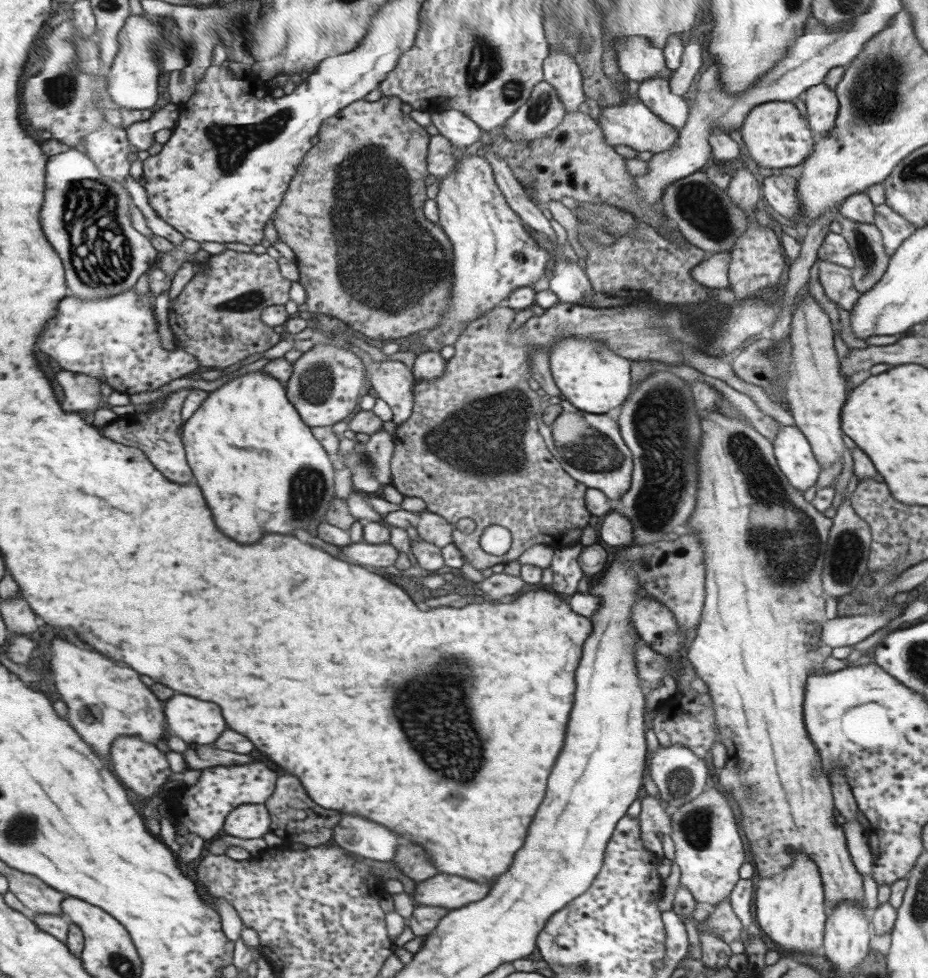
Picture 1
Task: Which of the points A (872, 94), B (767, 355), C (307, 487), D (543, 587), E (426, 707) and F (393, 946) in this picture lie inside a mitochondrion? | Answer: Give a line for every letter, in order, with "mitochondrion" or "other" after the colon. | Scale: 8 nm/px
A: mitochondrion
B: mitochondrion
C: mitochondrion
D: other
E: mitochondrion
F: other

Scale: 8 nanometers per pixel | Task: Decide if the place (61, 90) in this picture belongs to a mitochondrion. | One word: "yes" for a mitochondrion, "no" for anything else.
yes

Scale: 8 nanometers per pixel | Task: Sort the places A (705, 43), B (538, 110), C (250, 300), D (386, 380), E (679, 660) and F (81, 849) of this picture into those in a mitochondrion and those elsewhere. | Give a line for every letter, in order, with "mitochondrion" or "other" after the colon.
A: other
B: mitochondrion
C: mitochondrion
D: other
E: other
F: other

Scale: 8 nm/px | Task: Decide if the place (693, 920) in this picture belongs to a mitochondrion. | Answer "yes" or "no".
no

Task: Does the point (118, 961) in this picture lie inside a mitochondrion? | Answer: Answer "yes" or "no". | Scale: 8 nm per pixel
yes

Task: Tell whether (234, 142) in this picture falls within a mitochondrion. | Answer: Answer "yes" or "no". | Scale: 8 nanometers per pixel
yes

